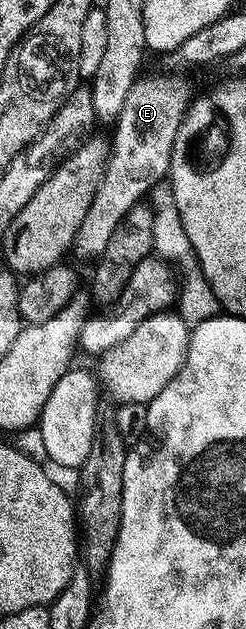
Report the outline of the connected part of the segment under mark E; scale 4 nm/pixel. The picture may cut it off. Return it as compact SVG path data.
M149 78L146 82L137 80L134 83L112 127L113 155L109 154L104 159L102 180L87 210L87 216L75 233L72 256L74 254L79 261L89 263L100 259L115 228L119 228L133 206L145 198L144 194L156 182L166 181L175 136L190 103L189 86L181 78Z

